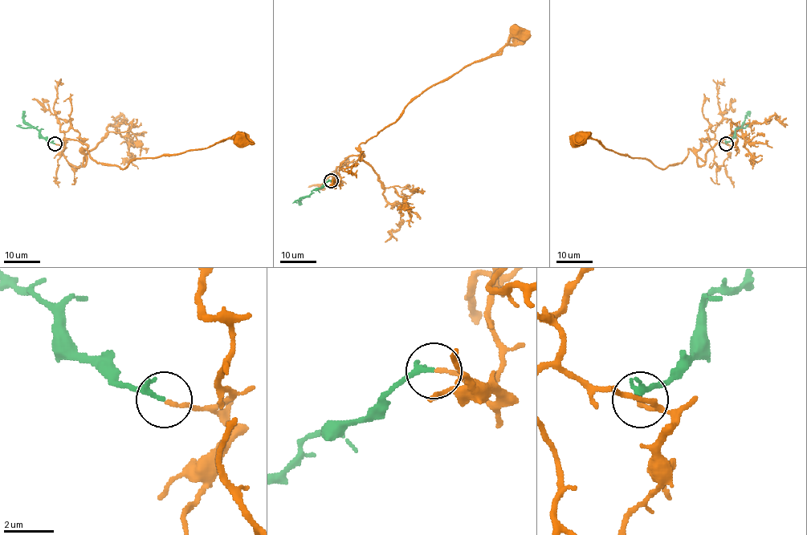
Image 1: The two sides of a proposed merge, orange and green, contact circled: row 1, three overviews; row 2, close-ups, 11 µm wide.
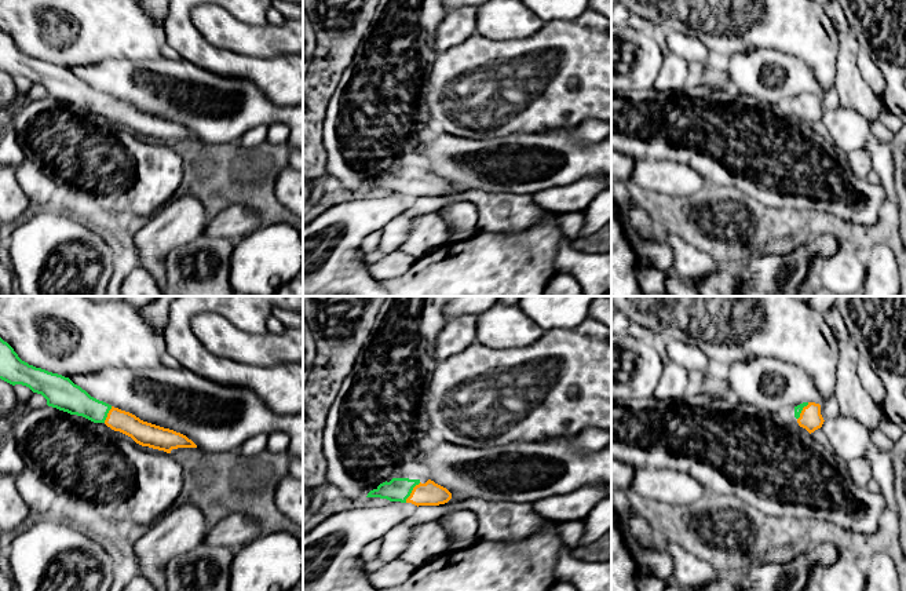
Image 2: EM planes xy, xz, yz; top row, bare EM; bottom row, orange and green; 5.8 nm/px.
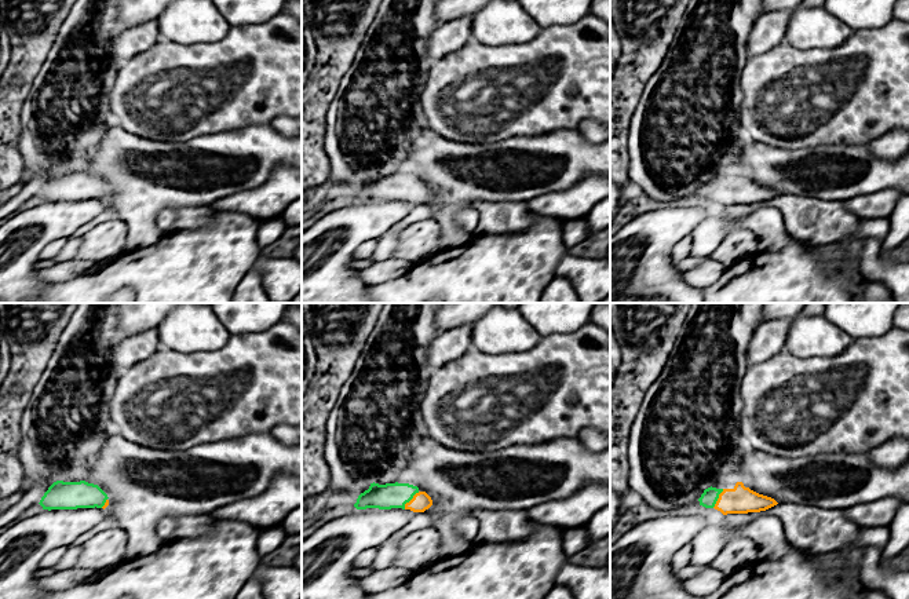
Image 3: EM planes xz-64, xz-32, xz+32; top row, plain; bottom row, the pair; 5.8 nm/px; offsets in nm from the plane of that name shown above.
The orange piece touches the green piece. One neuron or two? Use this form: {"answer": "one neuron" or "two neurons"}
{"answer": "one neuron"}

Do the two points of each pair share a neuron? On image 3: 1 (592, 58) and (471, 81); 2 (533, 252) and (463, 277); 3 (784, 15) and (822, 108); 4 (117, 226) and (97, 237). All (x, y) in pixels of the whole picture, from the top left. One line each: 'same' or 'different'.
1: same
2: same
3: different
4: same

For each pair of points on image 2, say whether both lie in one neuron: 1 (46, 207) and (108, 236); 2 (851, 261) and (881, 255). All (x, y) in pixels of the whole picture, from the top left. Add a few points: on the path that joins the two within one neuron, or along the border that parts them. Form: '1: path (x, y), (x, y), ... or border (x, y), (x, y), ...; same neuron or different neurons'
1: path (61, 207), (77, 207), (92, 222); same neuron
2: border (862, 256), (865, 281); different neurons

